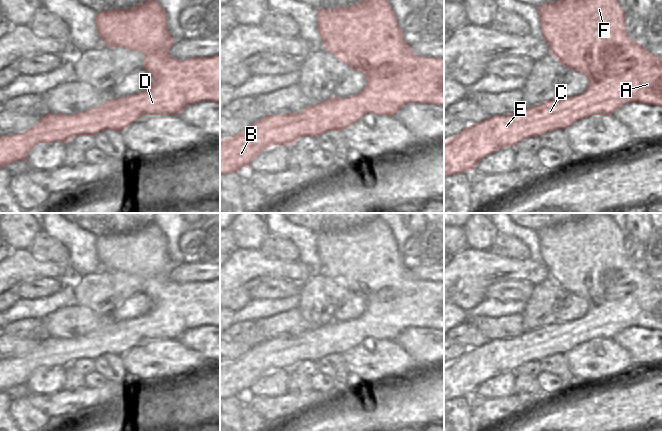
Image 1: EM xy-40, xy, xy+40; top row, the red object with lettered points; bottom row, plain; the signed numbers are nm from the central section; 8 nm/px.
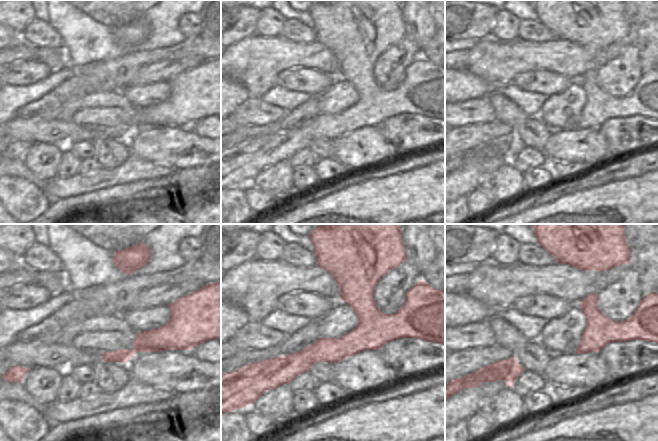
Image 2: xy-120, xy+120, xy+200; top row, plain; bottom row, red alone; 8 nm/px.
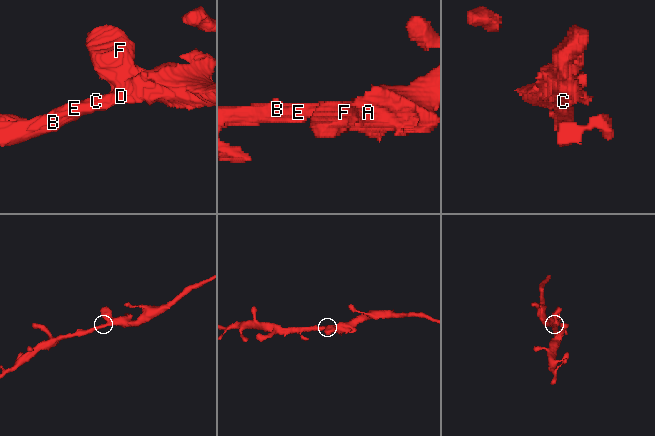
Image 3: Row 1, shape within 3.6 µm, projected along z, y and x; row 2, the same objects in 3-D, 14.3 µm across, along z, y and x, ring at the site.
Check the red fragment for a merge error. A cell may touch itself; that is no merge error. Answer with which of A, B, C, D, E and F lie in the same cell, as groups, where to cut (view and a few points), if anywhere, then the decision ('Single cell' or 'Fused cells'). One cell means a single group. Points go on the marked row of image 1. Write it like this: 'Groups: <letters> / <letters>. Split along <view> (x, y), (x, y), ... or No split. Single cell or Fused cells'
Groups: A B C D E F. No split. Single cell

